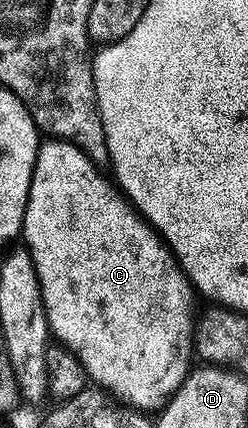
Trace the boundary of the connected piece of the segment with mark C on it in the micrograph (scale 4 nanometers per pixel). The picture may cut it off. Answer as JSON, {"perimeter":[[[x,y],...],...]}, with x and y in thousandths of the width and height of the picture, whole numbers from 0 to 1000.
{"perimeter":[[[238,325],[181,327],[161,341],[137,381],[121,456],[105,474],[89,563],[101,563],[93,570],[125,596],[149,633],[169,708],[194,738],[194,766],[206,785],[222,794],[230,787],[242,794],[230,799],[254,813],[302,825],[306,836],[331,848],[339,869],[399,907],[448,918],[496,944],[528,946],[540,956],[629,960],[677,944],[681,932],[710,921],[718,904],[754,886],[766,869],[758,841],[778,841],[782,834],[782,729],[774,731],[782,685],[766,673],[758,650],[742,645],[706,600],[694,598],[694,584],[645,561],[645,547],[488,458],[472,435],[440,416],[435,425],[403,404],[415,402],[294,332]]]}

